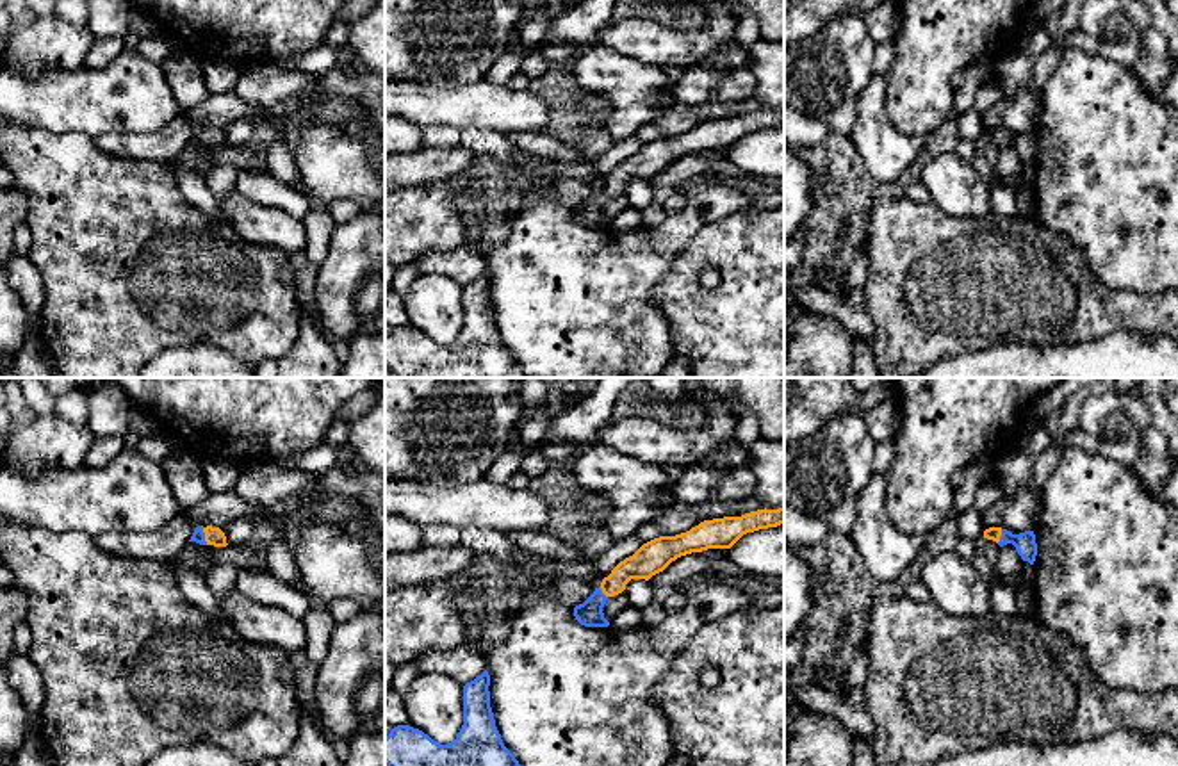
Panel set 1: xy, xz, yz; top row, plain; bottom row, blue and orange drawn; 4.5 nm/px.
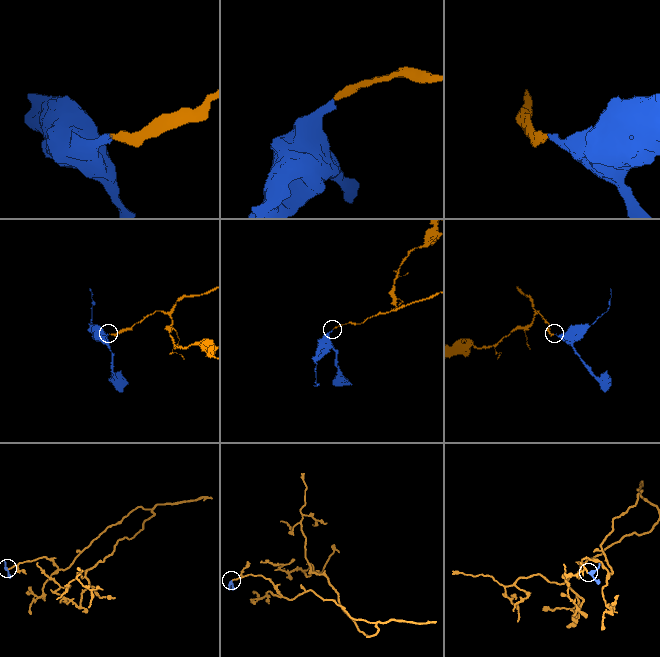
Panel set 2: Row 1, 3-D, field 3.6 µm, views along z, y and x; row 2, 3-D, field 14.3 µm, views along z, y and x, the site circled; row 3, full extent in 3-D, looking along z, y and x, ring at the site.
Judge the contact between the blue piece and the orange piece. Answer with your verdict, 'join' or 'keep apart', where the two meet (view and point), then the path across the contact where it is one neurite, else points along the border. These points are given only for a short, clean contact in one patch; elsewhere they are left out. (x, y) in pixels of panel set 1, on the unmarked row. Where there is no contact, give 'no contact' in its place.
join | xy (204, 138) | across xy (198, 136), (204, 138), (214, 138)

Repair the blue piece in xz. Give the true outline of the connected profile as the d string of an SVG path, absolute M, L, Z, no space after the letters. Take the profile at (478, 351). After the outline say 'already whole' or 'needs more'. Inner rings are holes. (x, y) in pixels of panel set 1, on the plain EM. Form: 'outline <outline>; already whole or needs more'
outline M487 271L463 287L463 326L447 346L410 326L394 328L385 338L385 369L396 378L533 378L501 340L488 287Z; already whole

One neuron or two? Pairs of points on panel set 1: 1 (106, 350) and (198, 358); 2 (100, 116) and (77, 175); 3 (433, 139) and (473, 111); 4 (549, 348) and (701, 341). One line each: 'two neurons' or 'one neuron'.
1: two neurons
2: two neurons
3: two neurons
4: two neurons

